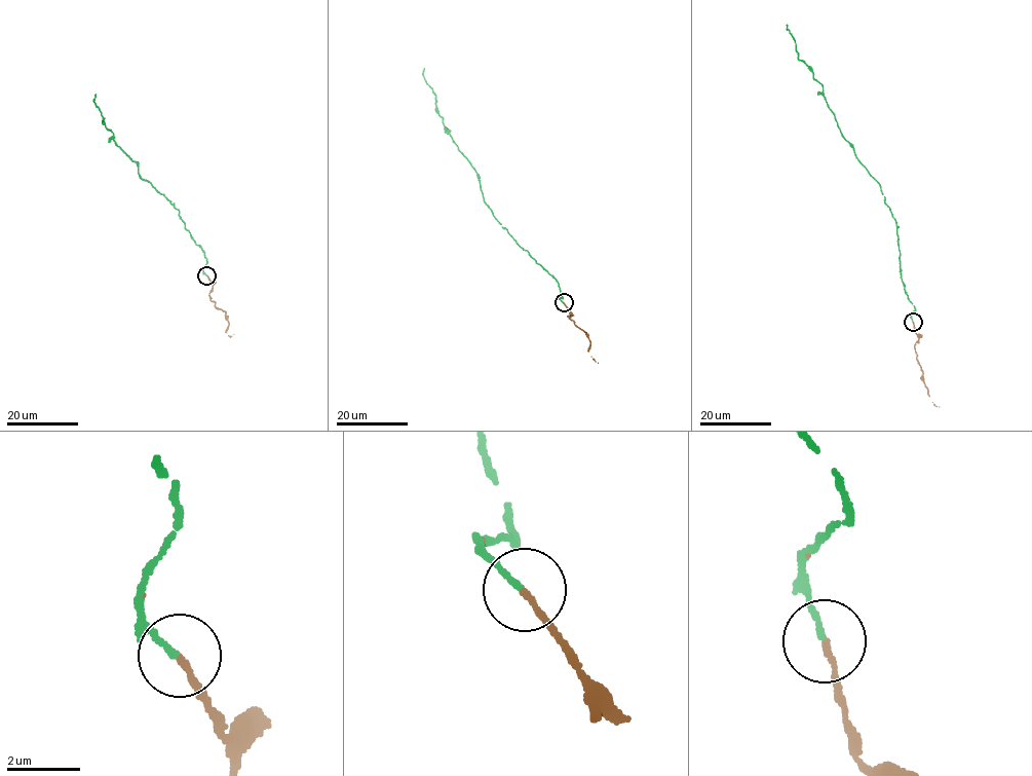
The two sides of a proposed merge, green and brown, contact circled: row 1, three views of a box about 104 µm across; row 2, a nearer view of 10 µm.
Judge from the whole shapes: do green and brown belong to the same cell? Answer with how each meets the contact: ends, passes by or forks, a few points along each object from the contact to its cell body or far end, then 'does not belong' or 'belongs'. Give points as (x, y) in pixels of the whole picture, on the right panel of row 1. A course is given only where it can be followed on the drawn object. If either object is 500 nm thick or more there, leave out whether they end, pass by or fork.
green ends there; brown ends there; green runs (913, 322), (915, 306), (902, 280), (896, 221), (880, 186), (842, 135), (823, 86), (798, 59), (787, 25); brown runs (913, 322), (919, 338), (914, 349), (922, 380), (933, 404), (939, 407); belongs

